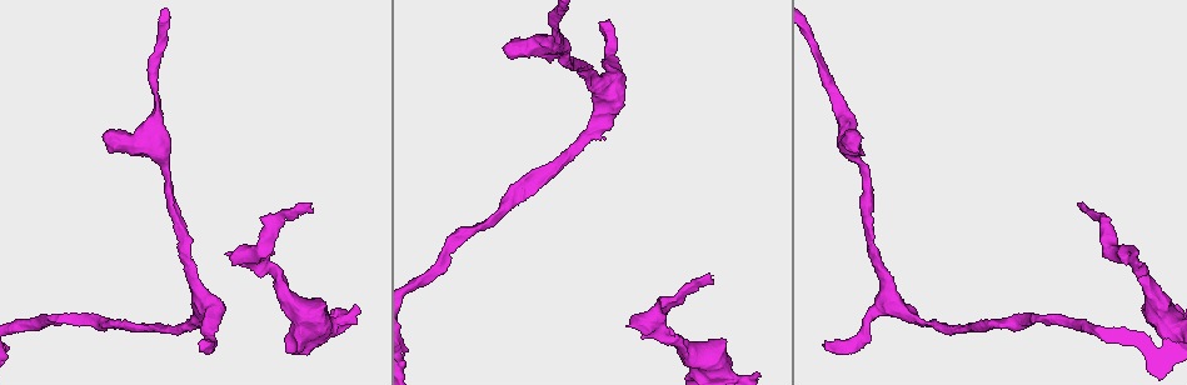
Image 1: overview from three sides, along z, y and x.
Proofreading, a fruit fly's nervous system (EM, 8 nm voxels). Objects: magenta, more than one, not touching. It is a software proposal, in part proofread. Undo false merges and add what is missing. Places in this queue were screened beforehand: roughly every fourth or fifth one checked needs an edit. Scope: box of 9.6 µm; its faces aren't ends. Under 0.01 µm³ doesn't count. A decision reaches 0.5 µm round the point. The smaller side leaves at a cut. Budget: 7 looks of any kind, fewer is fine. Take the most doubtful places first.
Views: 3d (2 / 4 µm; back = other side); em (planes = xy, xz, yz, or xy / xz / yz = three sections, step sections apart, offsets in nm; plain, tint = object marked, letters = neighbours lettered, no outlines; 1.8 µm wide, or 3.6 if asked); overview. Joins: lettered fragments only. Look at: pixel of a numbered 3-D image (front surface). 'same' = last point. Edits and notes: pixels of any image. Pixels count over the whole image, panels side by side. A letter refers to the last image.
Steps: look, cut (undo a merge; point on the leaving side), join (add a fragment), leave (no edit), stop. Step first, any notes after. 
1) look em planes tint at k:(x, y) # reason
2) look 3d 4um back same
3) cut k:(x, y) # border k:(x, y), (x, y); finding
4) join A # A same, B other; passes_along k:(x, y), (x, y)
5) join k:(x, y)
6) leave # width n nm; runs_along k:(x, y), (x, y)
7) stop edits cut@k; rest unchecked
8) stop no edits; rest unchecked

look 3d 2um at 1:(601, 24) # branch stops here

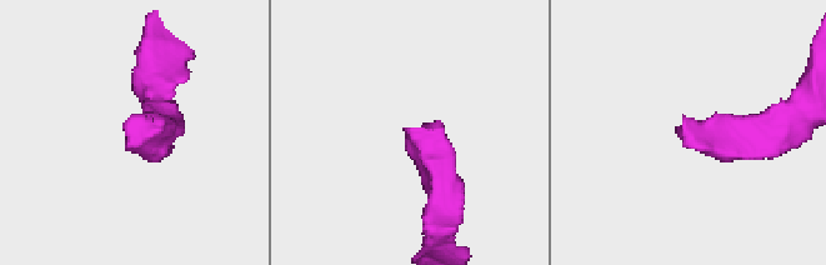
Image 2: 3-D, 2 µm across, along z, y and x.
look em planes letters at 2:(406, 128)

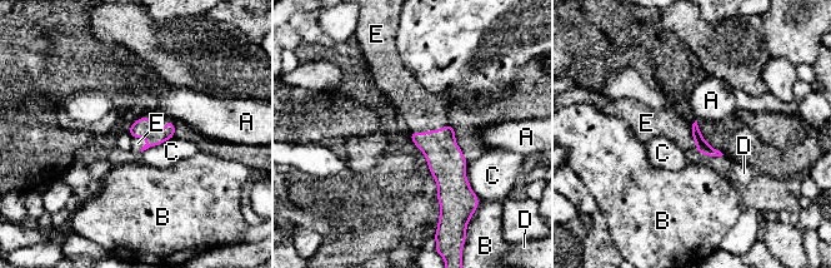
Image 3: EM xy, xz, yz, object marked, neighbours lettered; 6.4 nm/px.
join E # longest_contact C 240 nm; A other, B other, C other, D other, E same; the neuron continues

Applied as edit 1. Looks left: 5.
look em yz step 8 plain at 1:(197, 294) # two arms in line, one across

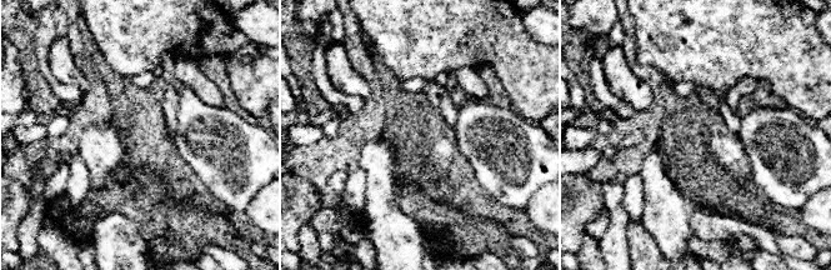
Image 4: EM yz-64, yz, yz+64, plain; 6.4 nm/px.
look em yz step 8 tint same # where the object lies

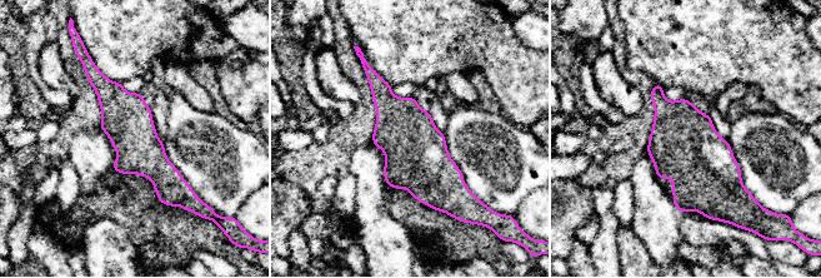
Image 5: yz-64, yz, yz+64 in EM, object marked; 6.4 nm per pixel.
look em yz step 8 letters same # what lies round it

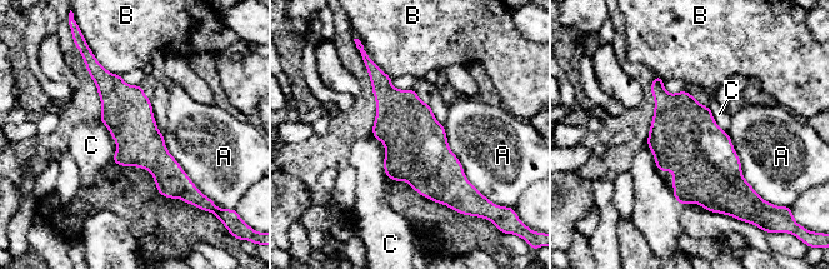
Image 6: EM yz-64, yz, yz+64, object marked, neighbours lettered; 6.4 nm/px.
leave # width 320 nm; A other, B other, C other; border 6:(371, 134), (384, 147), (385, 177); one neuron here

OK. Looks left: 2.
stop edits join@3; rest unchecked

